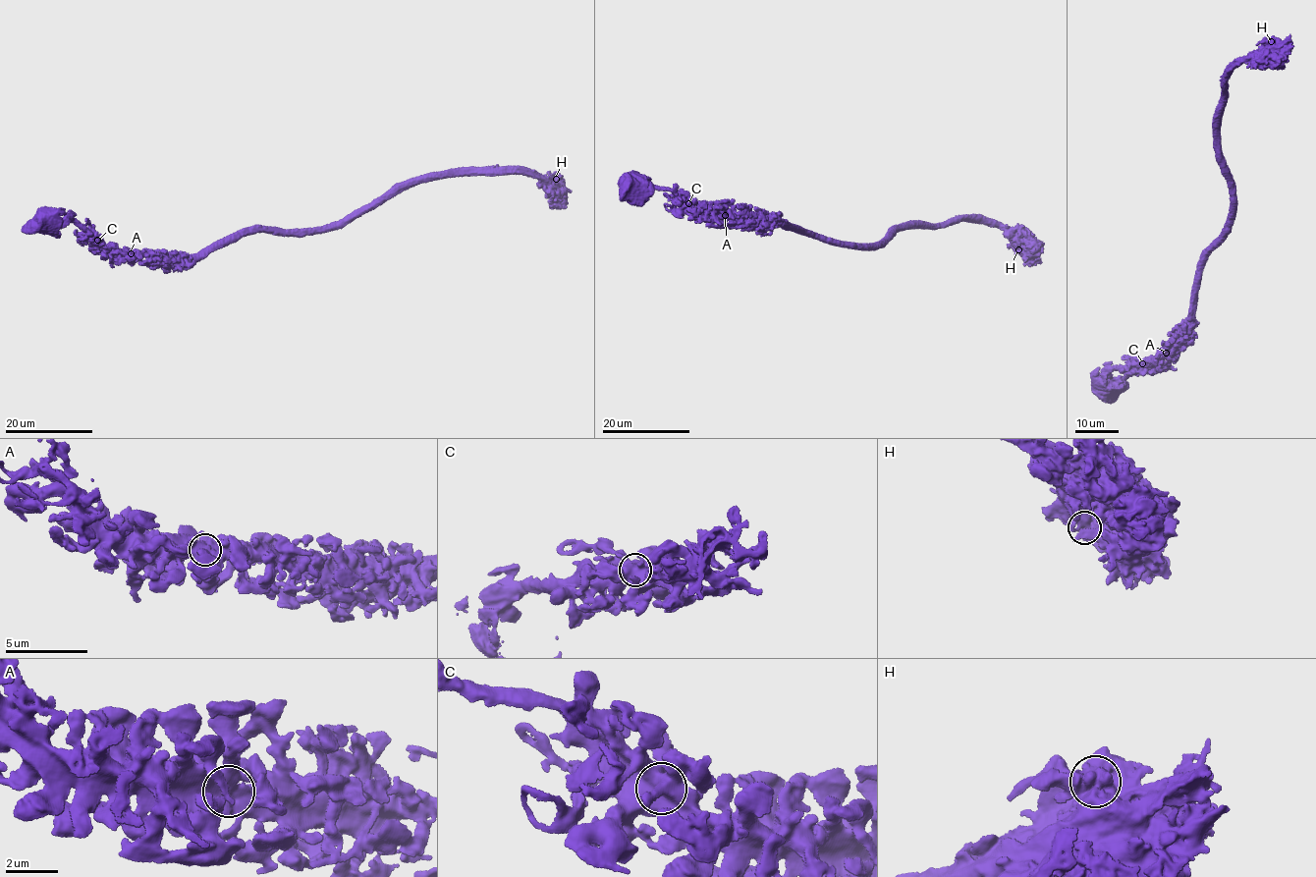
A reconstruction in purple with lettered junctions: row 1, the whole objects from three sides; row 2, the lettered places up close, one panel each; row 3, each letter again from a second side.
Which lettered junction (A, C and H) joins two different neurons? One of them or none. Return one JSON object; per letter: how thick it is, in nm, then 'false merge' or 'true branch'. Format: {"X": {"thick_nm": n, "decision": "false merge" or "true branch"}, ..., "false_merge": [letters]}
{"A": {"thick_nm": 750, "decision": "true branch"}, "C": {"thick_nm": 700, "decision": "true branch"}, "H": {"thick_nm": 750, "decision": "true branch"}, "false_merge": []}

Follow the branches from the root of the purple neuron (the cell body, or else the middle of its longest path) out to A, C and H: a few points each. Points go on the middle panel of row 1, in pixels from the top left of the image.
A: (628, 189), (626, 185), (642, 190), (648, 185), (667, 189), (696, 209), (725, 215)
C: (628, 189), (626, 185), (642, 190), (648, 185), (663, 188), (678, 193), (688, 203)
H: (628, 189), (663, 188), (696, 209), (853, 245), (877, 246), (907, 228), (980, 220), (1011, 231), (1018, 249)

